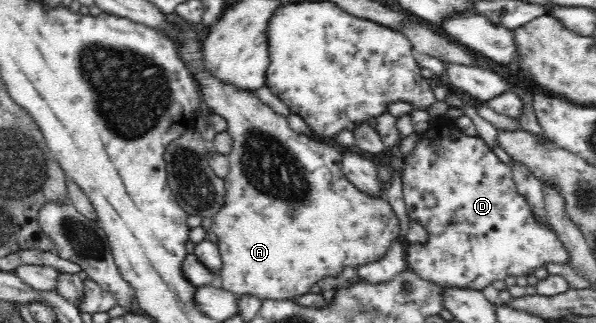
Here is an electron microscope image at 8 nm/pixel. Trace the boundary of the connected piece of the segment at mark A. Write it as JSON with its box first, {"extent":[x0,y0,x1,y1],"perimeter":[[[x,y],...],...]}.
{"extent":[180,27,400,303],"perimeter":[[[182,27],[180,48],[183,60],[200,83],[206,109],[226,118],[228,133],[233,140],[232,151],[226,156],[227,172],[223,172],[227,189],[224,207],[213,217],[210,229],[218,238],[223,265],[222,288],[236,295],[255,295],[261,300],[279,299],[295,303],[300,297],[312,294],[312,289],[324,277],[336,278],[346,267],[358,271],[364,265],[384,259],[400,233],[398,218],[385,196],[356,187],[342,172],[339,151],[314,134],[310,136],[294,131],[288,118],[274,112],[257,94],[226,88],[208,78],[201,68],[197,33],[184,31]]]}

